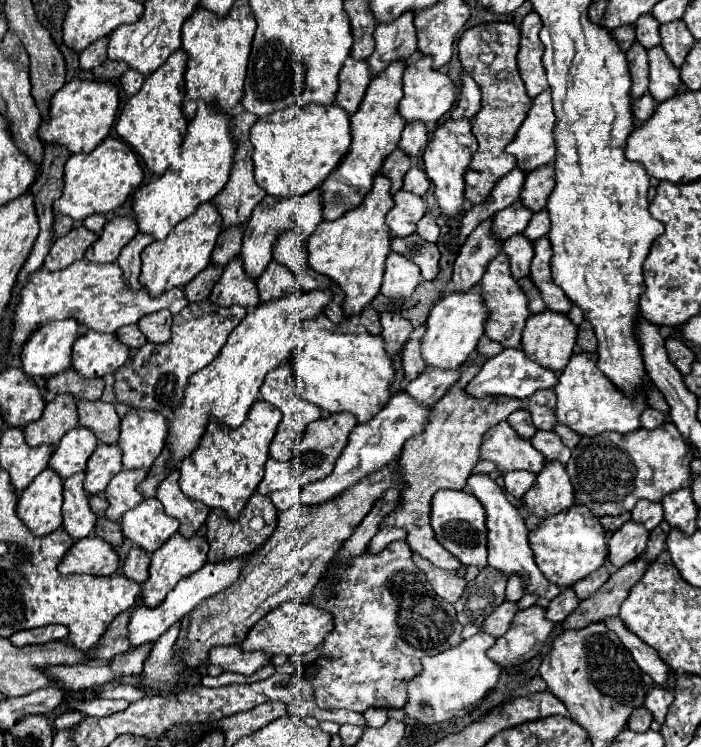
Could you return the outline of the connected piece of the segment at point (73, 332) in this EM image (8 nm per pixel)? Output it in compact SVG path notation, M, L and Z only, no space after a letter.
M60 320L48 322L46 326L38 328L24 344L20 360L22 370L28 376L54 376L70 368L72 360L72 344L78 336L78 322L76 320Z

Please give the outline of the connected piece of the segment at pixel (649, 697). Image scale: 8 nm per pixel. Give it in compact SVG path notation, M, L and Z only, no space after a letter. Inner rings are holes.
M656 686L656 688L652 688L652 690L646 694L646 698L644 698L644 706L652 712L654 720L662 724L664 718L666 718L668 706L672 704L672 700L674 700L672 692L668 692L668 690Z

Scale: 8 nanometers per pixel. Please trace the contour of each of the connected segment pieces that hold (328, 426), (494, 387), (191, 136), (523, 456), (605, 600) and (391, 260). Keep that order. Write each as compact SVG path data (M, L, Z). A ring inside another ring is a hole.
M348 412L330 414L326 418L318 418L316 422L308 424L306 432L296 442L296 446L294 446L294 458L290 460L290 464L292 464L292 476L294 476L294 480L296 480L298 486L306 486L310 482L322 480L322 478L326 478L334 470L334 464L336 464L338 456L342 454L342 450L348 444L348 434L354 430L356 424L358 422Z
M504 348L498 356L492 356L484 362L482 370L474 376L474 380L468 384L468 394L476 396L476 398L484 398L484 396L512 396L512 398L520 398L526 400L528 396L532 396L536 390L546 390L546 388L554 388L558 382L558 372L552 372L548 368L542 368L538 362L530 360L522 350L516 348Z
M206 102L198 104L196 116L188 122L188 132L182 140L180 156L172 160L170 170L138 188L132 200L134 220L142 234L150 234L154 240L164 240L172 228L196 212L196 208L204 202L212 202L214 196L226 186L230 168L234 162L234 140L230 136L230 116L224 116L214 106ZM182 156L182 166L180 166Z
M500 422L484 434L480 460L494 462L500 474L510 470L528 470L538 474L546 462L544 456L538 454L530 444L530 440L520 438L508 422Z
M654 528L654 530L650 532L646 552L644 552L642 556L638 556L636 560L632 560L630 564L622 566L622 570L616 570L616 572L610 576L610 580L608 580L598 592L594 592L594 596L588 596L586 600L582 600L582 602L578 604L576 612L572 612L572 614L562 622L562 626L568 628L568 630L572 630L572 628L586 628L588 624L592 624L592 622L600 622L600 620L604 620L606 616L616 616L618 610L620 610L620 604L622 604L624 598L628 596L630 588L644 576L644 572L646 572L646 568L650 566L650 562L654 562L654 558L666 548L664 544L666 544L666 534L664 534L660 528Z
M390 252L386 256L386 272L380 292L392 300L410 298L418 284L420 284L420 268L402 254Z

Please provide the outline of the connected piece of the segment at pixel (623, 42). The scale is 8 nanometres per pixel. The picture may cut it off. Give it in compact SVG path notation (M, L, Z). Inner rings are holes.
M622 26L612 32L612 38L620 44L620 48L626 52L634 42L634 26Z

